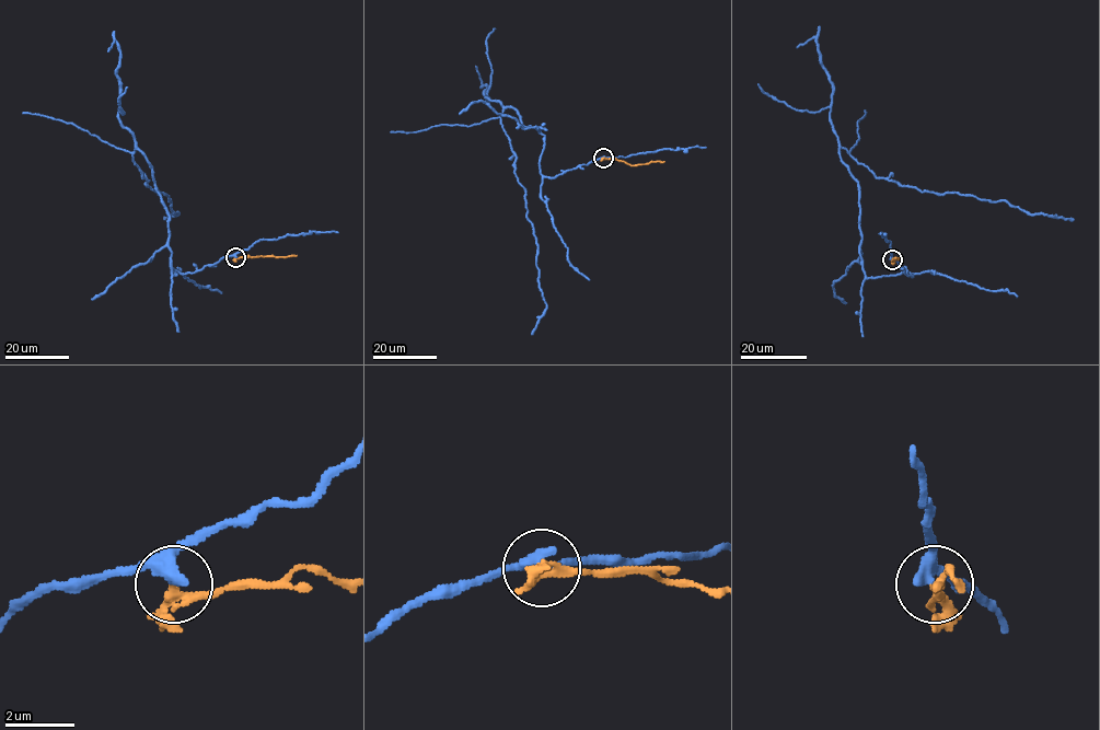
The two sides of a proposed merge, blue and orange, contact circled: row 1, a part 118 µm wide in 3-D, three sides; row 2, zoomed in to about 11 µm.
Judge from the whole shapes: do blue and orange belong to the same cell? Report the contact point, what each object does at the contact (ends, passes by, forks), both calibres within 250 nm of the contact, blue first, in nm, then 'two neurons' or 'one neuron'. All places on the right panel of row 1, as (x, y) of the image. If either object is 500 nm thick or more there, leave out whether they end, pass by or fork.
(892, 259) | blue passes by | orange passes by | 320/220 nm | two neurons

